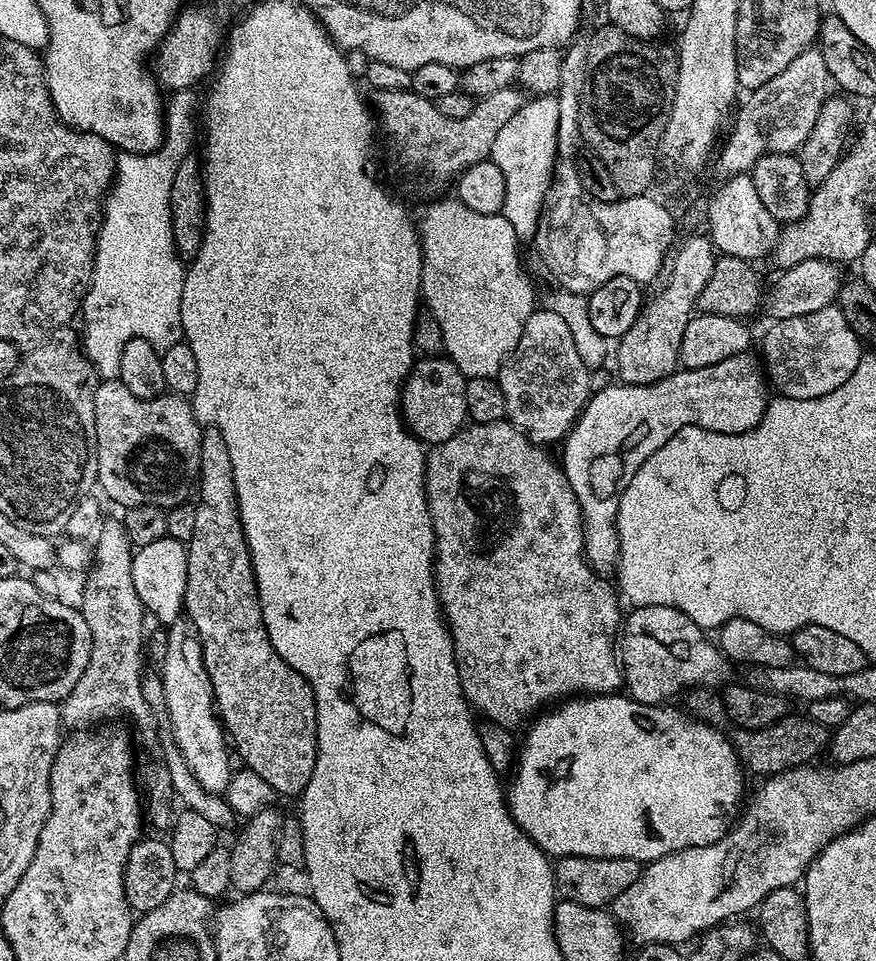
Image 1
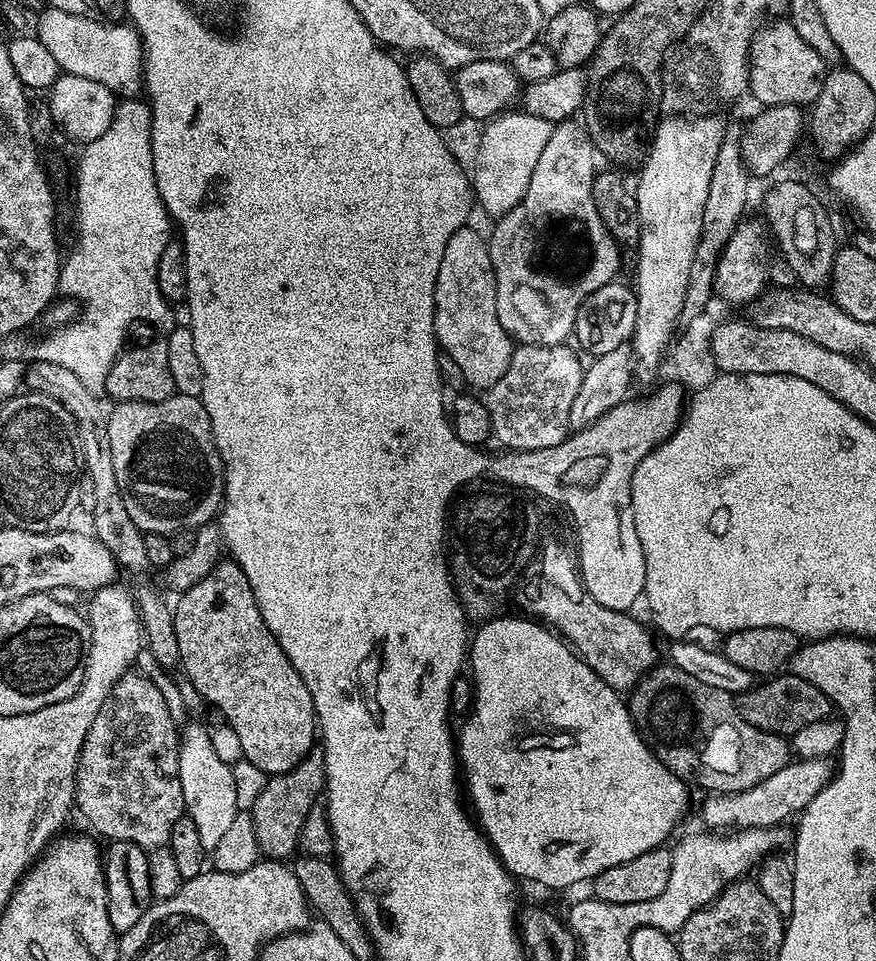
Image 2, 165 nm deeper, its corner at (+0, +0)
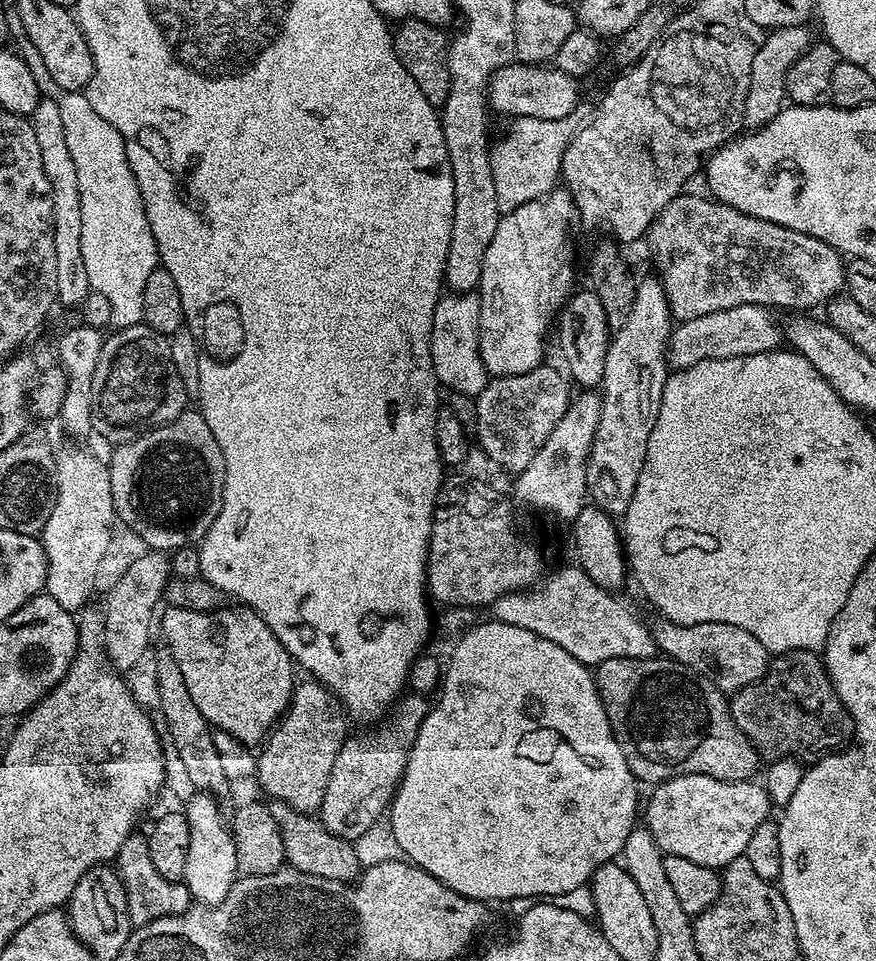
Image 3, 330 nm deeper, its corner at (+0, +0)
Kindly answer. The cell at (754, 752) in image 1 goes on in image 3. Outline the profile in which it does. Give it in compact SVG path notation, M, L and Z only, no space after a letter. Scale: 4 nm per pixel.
M651 656L650 658L606 658L606 662L595 665L594 675L596 678L596 689L602 698L602 706L606 710L606 718L610 718L610 726L617 742L622 746L622 754L626 758L626 766L630 766L632 775L636 777L637 781L644 783L645 780L648 786L655 786L663 782L663 780L669 780L675 776L685 776L686 774L702 774L715 780L751 781L755 777L752 775L756 771L756 775L761 771L762 757L760 753L756 751L756 747L749 742L746 734L742 734L742 730L734 722L729 697L710 678L701 676L693 669L687 668L676 660L657 658L656 656Z

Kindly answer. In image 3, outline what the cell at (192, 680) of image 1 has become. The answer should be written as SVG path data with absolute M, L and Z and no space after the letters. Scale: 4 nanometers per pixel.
M197 791L186 801L190 822L190 854L186 854L186 874L182 883L190 890L193 901L200 906L221 904L238 879L236 847L226 816L220 813L217 797Z

